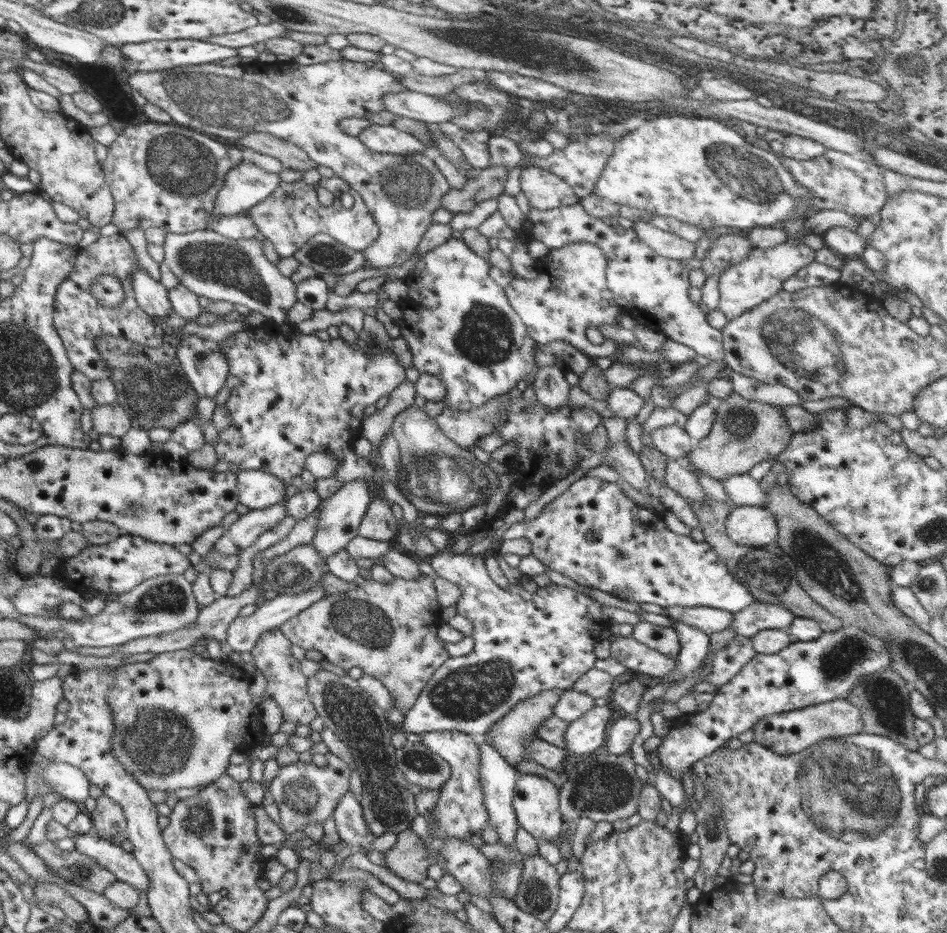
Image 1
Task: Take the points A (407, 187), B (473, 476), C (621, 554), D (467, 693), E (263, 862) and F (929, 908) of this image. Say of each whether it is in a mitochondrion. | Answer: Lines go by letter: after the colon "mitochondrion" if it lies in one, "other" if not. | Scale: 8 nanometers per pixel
A: mitochondrion
B: mitochondrion
C: mitochondrion
D: mitochondrion
E: other
F: other

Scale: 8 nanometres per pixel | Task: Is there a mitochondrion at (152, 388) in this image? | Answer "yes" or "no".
yes

